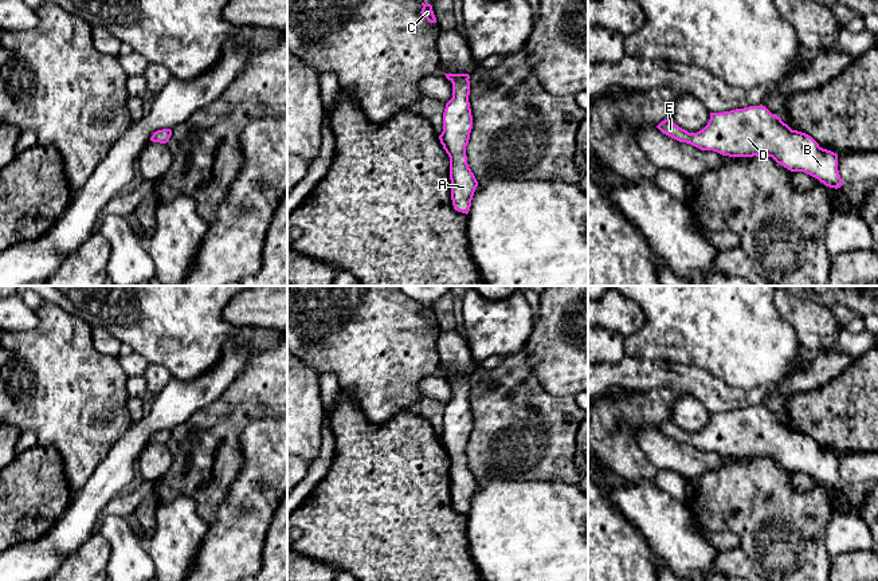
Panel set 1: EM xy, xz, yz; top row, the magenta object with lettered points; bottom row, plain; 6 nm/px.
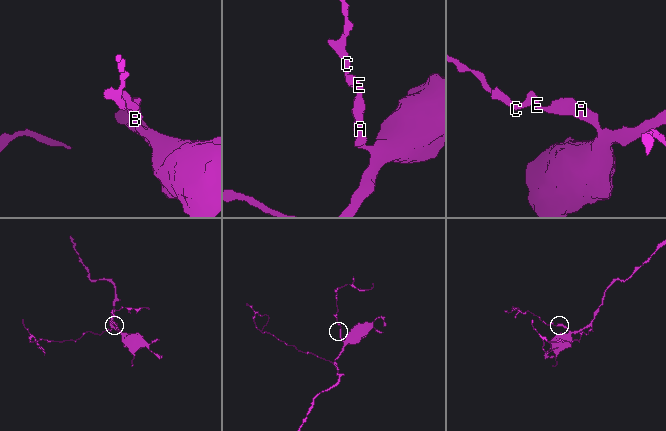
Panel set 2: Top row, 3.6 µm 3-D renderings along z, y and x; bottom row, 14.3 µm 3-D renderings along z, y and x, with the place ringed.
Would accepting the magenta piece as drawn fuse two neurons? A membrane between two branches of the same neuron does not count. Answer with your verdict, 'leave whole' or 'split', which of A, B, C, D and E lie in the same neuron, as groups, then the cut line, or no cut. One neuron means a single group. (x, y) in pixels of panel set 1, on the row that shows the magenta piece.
leave whole | A B C D E | no cut

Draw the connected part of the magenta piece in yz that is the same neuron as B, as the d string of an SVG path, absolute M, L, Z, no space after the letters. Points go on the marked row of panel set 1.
M763 105L710 113L708 125L697 133L689 133L669 118L656 127L701 150L729 157L768 156L788 170L804 172L826 187L838 189L843 185L838 154L820 148L811 136L792 130Z

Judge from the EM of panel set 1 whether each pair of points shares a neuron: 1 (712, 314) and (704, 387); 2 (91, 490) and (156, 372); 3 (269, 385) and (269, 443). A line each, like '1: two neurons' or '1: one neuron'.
1: two neurons
2: two neurons
3: two neurons

